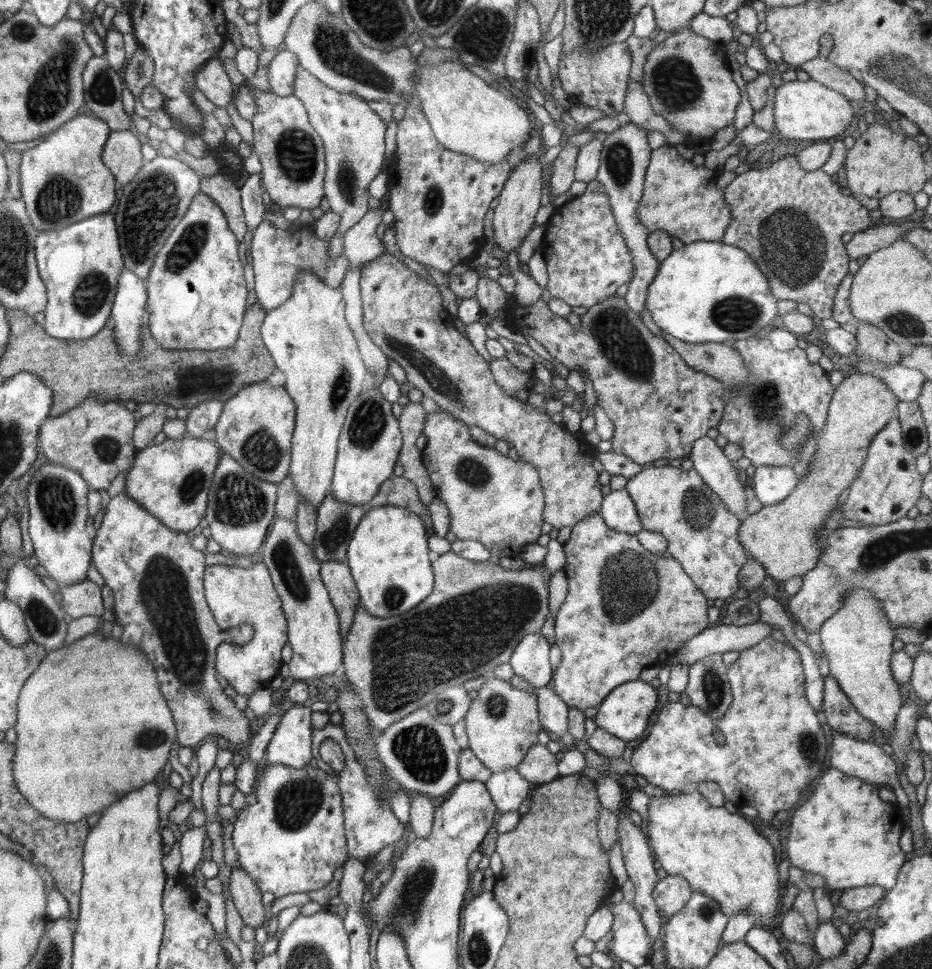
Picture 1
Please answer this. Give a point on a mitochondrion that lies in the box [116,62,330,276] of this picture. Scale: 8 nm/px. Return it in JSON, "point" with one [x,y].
{"point":[153,204]}

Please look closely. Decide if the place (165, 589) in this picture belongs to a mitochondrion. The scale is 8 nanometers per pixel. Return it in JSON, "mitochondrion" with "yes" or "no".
{"mitochondrion":"yes"}

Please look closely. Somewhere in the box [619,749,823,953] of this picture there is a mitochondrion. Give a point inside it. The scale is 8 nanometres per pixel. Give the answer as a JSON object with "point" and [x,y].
{"point":[706,911]}

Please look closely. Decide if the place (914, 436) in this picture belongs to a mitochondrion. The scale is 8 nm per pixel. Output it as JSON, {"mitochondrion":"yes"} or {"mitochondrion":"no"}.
{"mitochondrion":"yes"}

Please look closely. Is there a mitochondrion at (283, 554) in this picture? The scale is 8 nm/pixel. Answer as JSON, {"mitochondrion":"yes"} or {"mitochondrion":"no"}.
{"mitochondrion":"yes"}

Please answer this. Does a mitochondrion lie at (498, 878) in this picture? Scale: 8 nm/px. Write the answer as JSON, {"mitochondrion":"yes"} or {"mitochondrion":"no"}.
{"mitochondrion":"no"}

